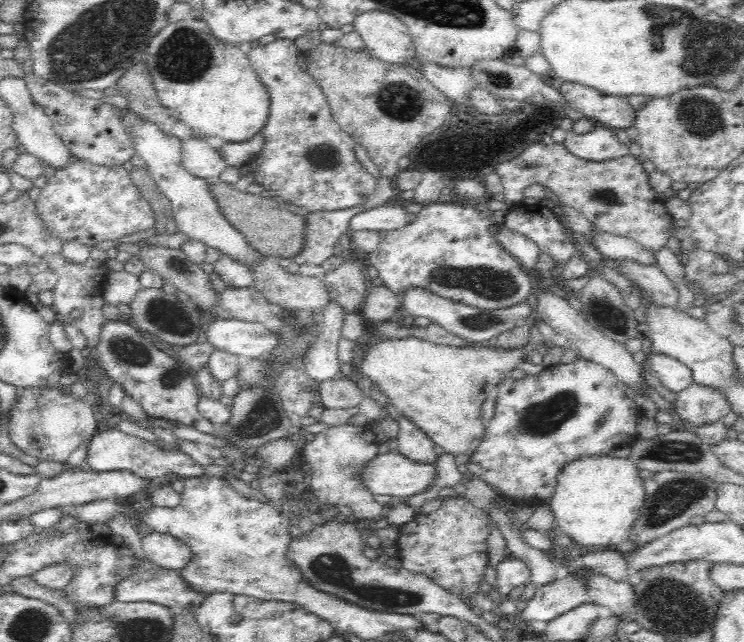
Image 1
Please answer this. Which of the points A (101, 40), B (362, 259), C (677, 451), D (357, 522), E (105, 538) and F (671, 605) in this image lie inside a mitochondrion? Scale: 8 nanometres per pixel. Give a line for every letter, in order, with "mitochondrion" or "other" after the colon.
A: mitochondrion
B: other
C: mitochondrion
D: other
E: other
F: mitochondrion

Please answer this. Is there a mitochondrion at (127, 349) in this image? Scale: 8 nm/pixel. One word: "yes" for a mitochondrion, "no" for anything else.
yes

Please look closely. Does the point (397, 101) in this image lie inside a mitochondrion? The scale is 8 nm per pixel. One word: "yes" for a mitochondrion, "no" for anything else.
yes

